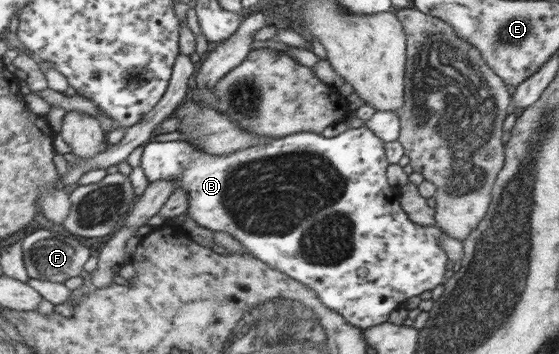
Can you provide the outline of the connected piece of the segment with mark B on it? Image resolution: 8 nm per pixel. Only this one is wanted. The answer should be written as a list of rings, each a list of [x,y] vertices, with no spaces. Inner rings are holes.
[[[363,125],[358,128],[346,129],[331,138],[325,138],[321,133],[313,133],[312,131],[297,132],[273,138],[260,146],[241,149],[227,155],[211,155],[208,152],[196,150],[191,143],[180,138],[177,142],[155,138],[144,147],[140,166],[151,183],[175,181],[178,187],[184,188],[188,192],[187,212],[199,226],[215,232],[226,232],[255,258],[262,260],[272,269],[280,270],[297,282],[308,286],[321,304],[329,307],[329,310],[337,311],[337,314],[340,314],[345,322],[351,326],[365,329],[382,322],[390,322],[394,318],[393,310],[405,308],[405,302],[409,302],[409,298],[417,298],[418,295],[425,294],[425,291],[433,290],[435,286],[445,286],[451,268],[449,254],[445,254],[445,246],[441,246],[441,235],[444,234],[442,228],[435,224],[431,226],[415,224],[409,220],[409,216],[403,212],[401,202],[399,202],[401,189],[398,185],[391,186],[387,182],[387,162],[388,160],[385,160],[385,154],[383,154],[383,141]]]

